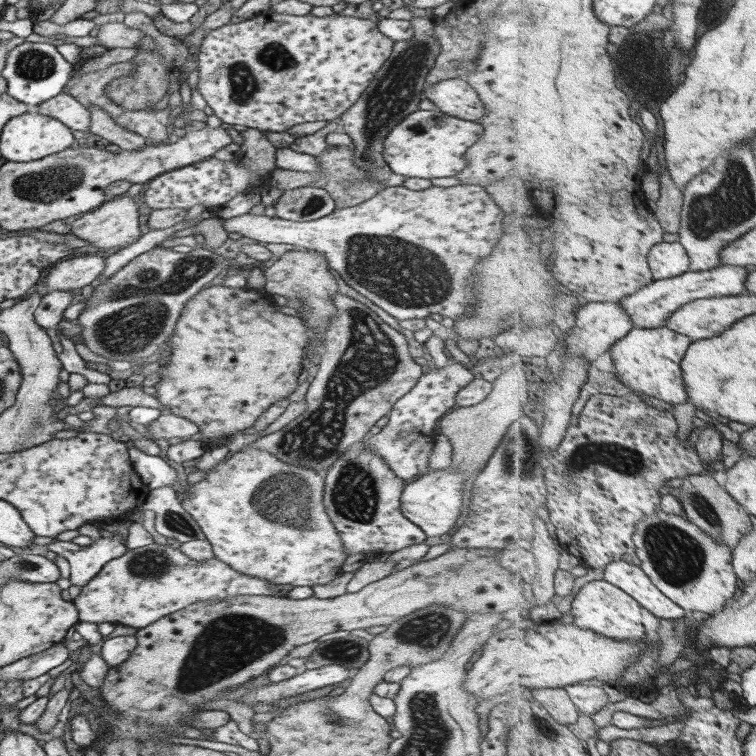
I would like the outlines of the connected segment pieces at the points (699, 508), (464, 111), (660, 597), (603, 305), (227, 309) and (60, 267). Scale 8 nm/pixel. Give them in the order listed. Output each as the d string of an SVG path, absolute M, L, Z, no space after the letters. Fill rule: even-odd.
M711 473L694 474L685 477L680 487L681 502L688 519L699 525L719 543L727 544L731 548L737 547L741 537L751 531L749 512L735 498L729 494L726 487L721 486Z
M450 78L428 85L422 91L437 110L461 120L475 120L483 115L483 102L463 78Z
M619 560L609 563L603 569L604 579L607 582L612 582L627 594L631 594L655 616L672 621L684 618L685 608L661 592L660 587L649 578L648 574L645 574L641 567Z
M587 302L587 304L578 308L576 311L576 325L563 337L565 350L562 353L590 361L597 360L603 353L609 353L611 347L626 334L629 334L634 327L633 319L620 302Z
M223 285L201 288L183 306L173 333L165 343L171 355L167 366L158 372L161 381L155 385L157 392L153 398L164 406L163 412L181 416L199 428L197 435L205 437L203 442L199 441L203 452L209 447L223 445L228 437L251 428L265 409L287 398L303 378L300 363L309 341L305 324L299 317L283 314L277 308L264 290Z
M81 254L59 260L45 275L45 286L49 286L47 292L81 288L95 280L103 268L105 258L101 256Z

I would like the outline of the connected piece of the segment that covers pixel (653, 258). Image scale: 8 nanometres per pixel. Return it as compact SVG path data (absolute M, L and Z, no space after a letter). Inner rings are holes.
M663 241L652 248L652 252L649 253L649 264L654 279L667 279L689 271L691 258L680 241Z

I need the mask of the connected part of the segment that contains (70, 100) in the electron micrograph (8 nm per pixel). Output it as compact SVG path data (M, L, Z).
M65 91L31 109L35 113L57 119L73 131L85 132L89 128L89 111Z

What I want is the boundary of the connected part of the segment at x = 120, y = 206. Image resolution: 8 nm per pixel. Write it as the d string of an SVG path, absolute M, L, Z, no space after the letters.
M118 196L105 200L97 209L79 215L71 222L69 228L73 236L87 240L89 245L113 252L116 249L128 246L139 238L139 212L137 202L129 196Z

